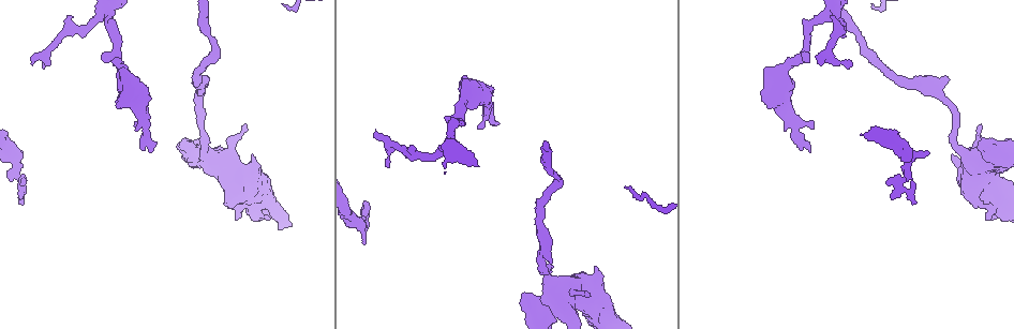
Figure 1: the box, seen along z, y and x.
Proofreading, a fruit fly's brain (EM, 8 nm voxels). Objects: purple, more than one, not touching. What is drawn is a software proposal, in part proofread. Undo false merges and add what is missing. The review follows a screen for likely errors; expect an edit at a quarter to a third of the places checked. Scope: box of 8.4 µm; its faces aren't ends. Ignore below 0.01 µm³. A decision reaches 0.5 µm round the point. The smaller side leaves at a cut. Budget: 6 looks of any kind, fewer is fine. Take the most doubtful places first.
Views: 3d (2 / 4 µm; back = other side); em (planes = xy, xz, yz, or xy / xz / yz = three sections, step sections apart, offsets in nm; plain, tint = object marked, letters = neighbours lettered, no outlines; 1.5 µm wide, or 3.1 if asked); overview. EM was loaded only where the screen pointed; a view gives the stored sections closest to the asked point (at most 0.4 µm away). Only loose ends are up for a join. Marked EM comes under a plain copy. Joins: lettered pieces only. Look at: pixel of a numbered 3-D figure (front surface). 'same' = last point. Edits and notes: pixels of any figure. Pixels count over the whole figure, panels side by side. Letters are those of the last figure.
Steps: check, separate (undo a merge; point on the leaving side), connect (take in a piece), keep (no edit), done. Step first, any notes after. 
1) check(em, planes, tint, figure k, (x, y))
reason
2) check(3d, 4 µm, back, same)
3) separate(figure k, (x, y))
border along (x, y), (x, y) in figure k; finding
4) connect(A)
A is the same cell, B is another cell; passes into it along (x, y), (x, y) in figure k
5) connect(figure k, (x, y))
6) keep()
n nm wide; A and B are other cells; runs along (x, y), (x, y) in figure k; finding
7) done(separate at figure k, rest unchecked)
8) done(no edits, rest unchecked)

check(em, planes, letters, figure 1, (522, 293))
thick end

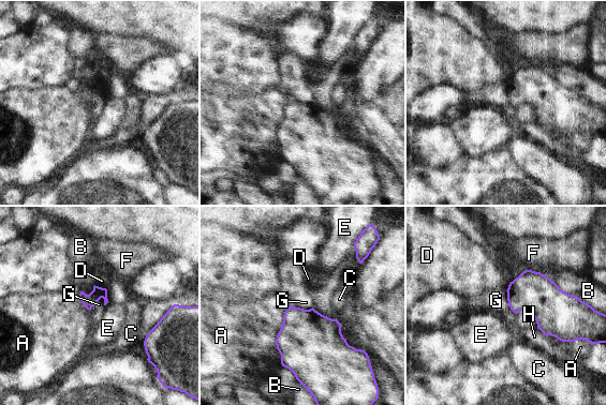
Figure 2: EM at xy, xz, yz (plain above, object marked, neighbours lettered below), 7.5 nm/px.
keep()
A, B, C, D, E, F, G and H are other cells; border along (290, 305), (284, 312), (276, 346) in figure 2; none of them fits

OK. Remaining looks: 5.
check(em, yz, step 4, tint, figure 1, (946, 80))
free end

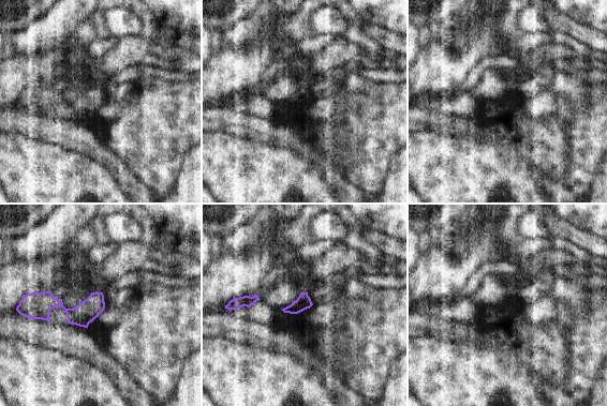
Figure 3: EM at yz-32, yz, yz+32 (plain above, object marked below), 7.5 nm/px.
check(em, planes, letters, same)

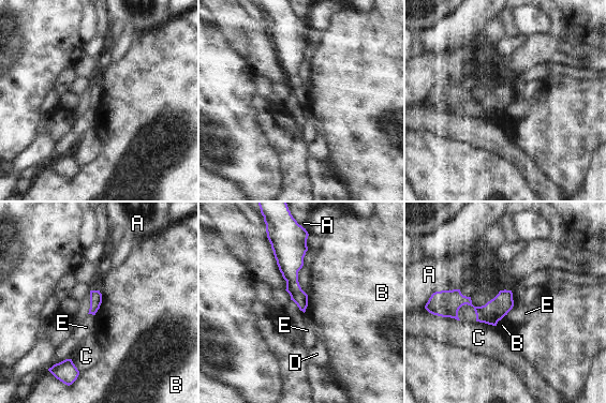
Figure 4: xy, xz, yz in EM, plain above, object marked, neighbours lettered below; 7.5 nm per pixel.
keep()
A, B, C, D and E are other cells; border along (100, 290), (101, 304), (94, 314) in figure 4; none of them fits

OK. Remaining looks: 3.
check(3d, 2 µm, figure 1, (820, 64))
an open end

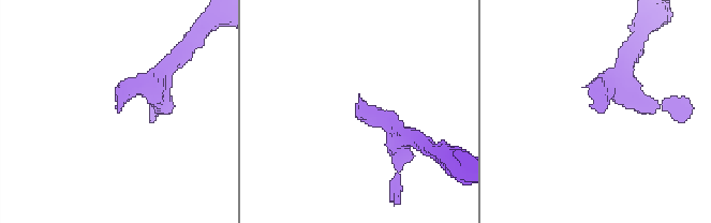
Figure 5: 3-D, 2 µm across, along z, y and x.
check(em, xz, step 8, letters, figure 5, (120, 106))

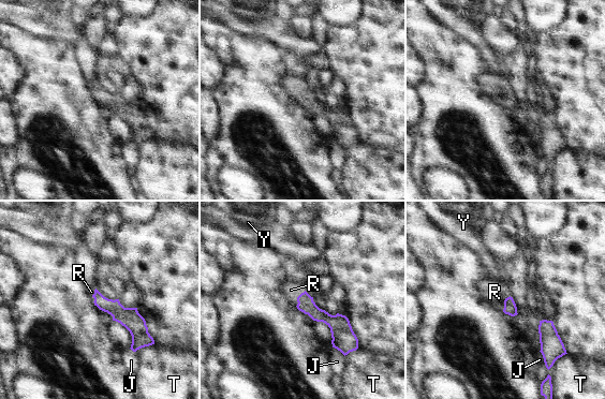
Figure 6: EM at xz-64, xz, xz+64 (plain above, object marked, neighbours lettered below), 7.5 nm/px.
connect(R)
T touches over 160 nm; R is the same cell, J, T and Y are other cells; passes into it along (510, 307), (504, 303), (495, 292) in figure 6; the cell continues

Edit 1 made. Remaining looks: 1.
done(connect at figure 6, rest unchecked)

